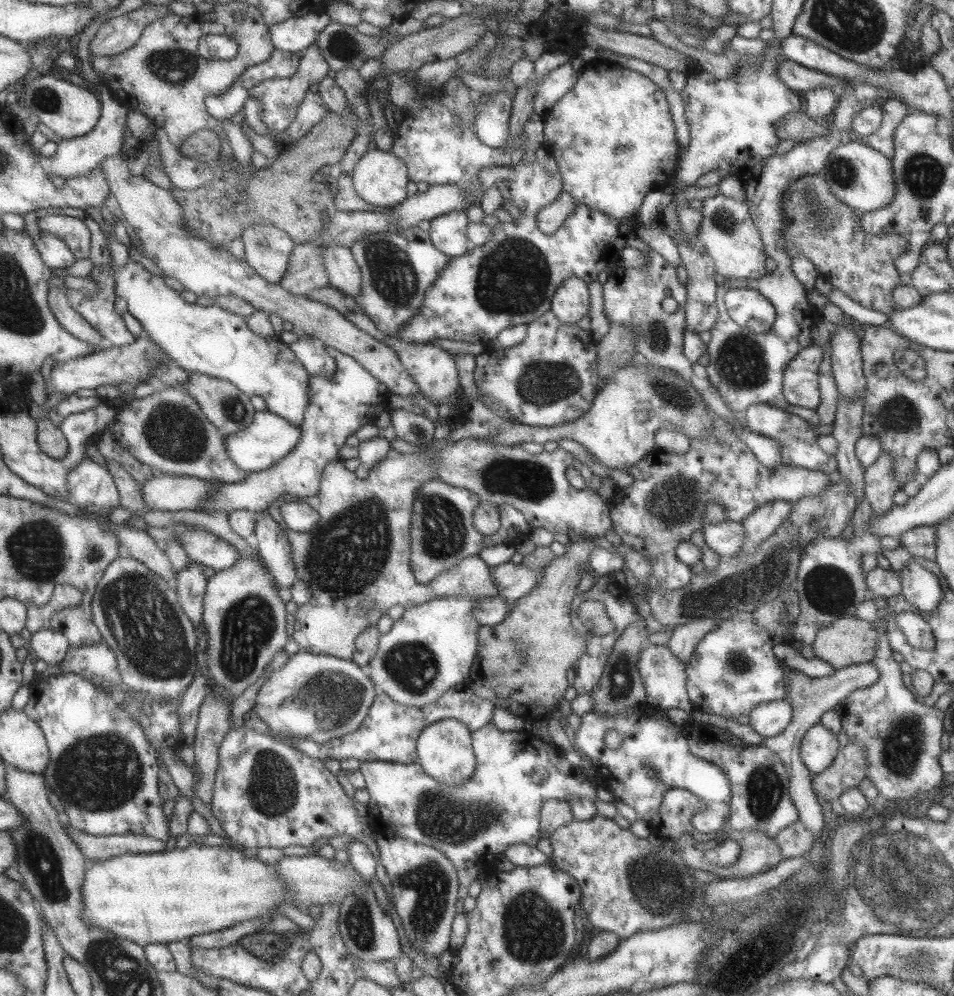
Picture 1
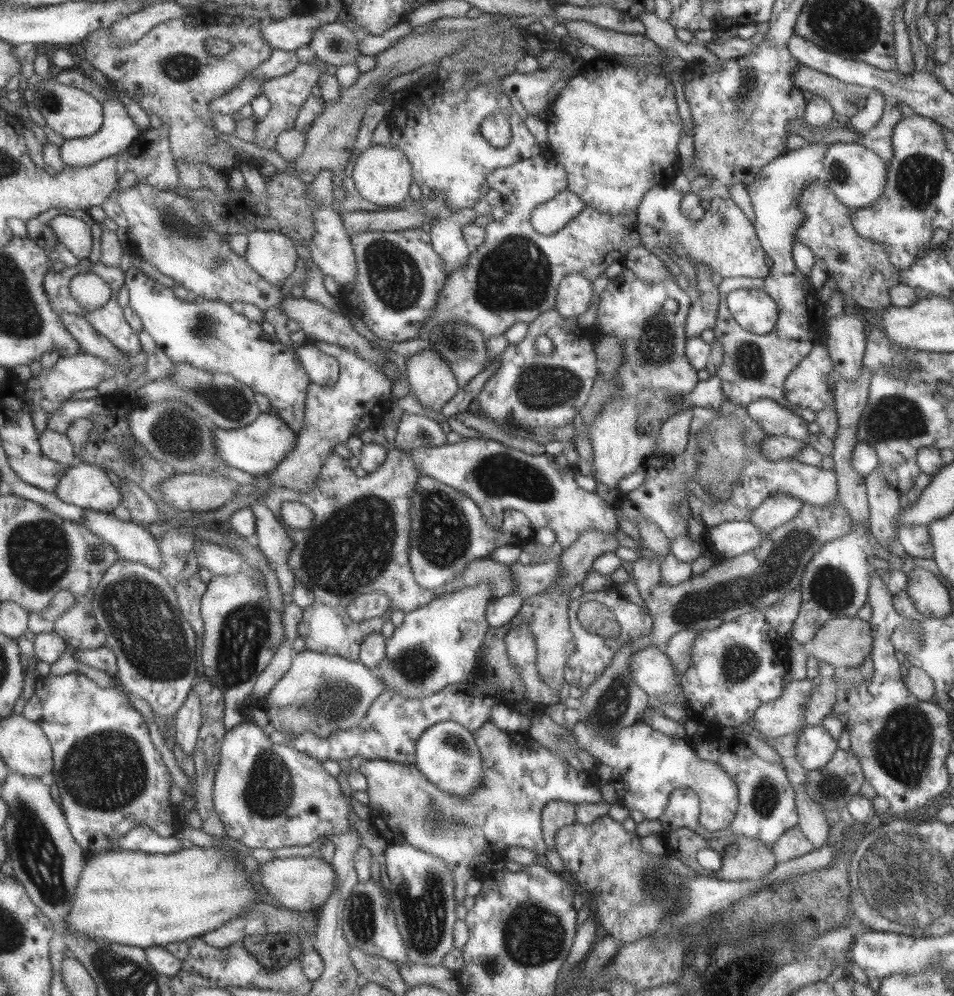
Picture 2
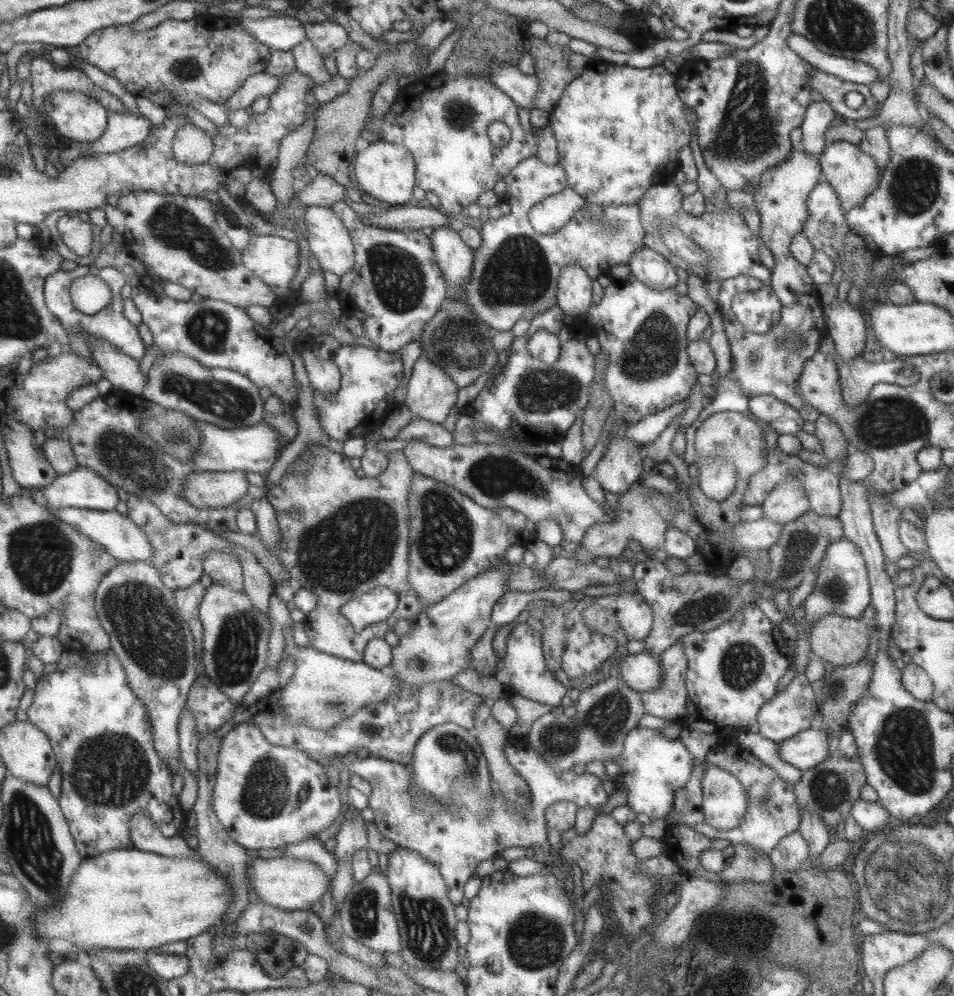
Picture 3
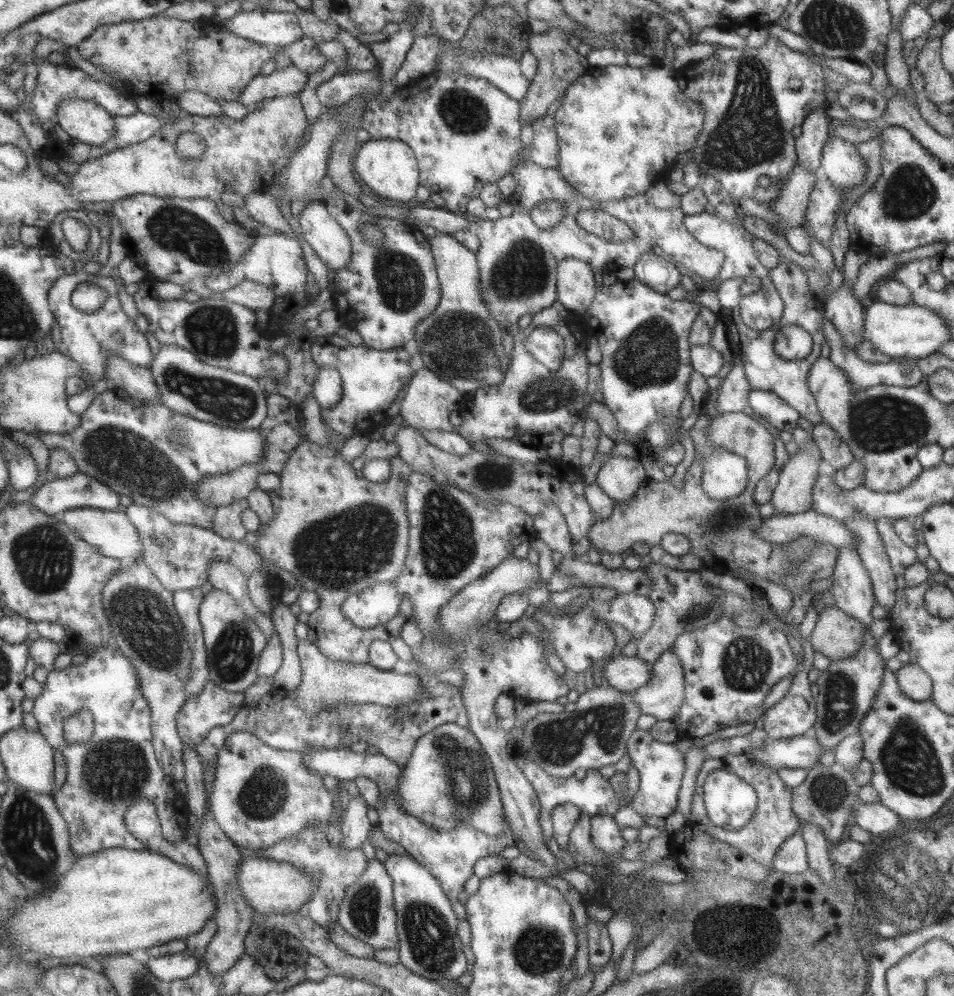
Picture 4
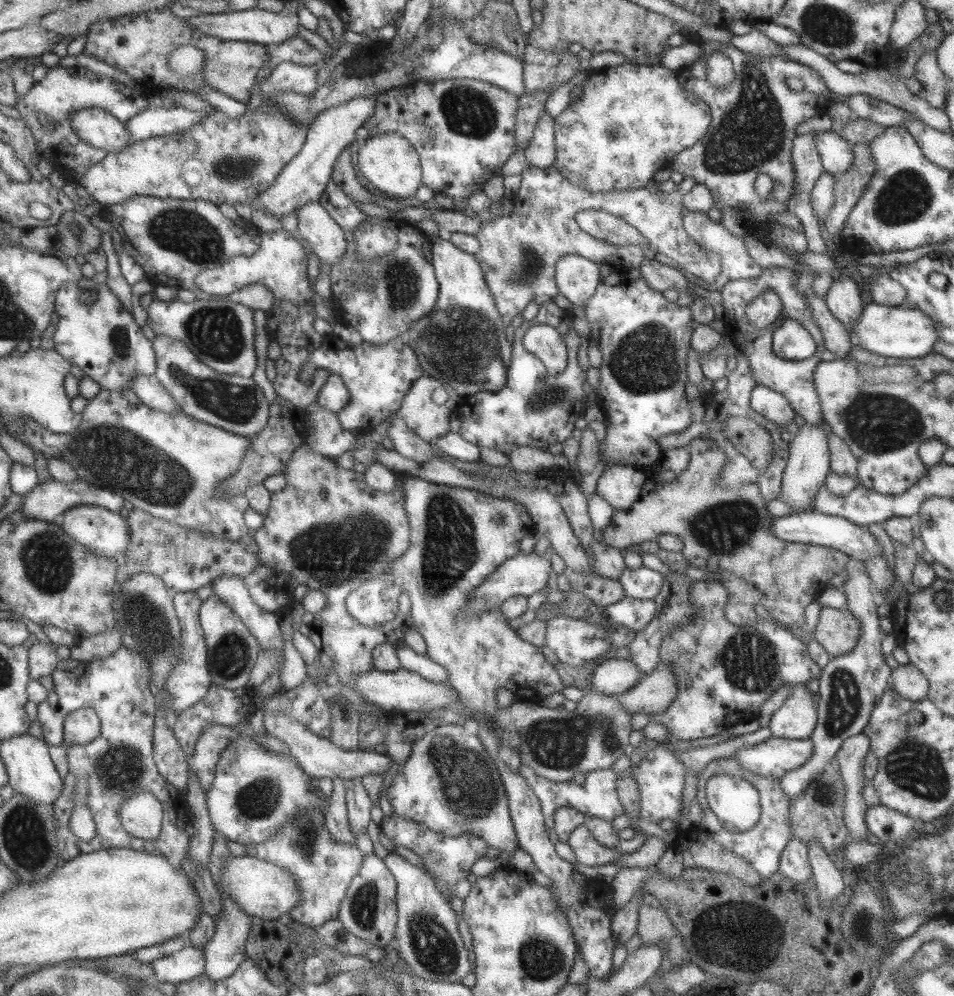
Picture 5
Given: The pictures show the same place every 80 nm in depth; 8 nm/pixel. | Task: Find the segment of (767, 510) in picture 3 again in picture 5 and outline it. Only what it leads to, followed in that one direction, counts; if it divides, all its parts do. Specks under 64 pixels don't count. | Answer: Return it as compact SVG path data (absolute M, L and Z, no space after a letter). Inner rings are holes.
M806 422L800 426L797 436L793 436L788 443L788 461L780 480L778 498L792 508L792 512L794 510L805 511L808 508L808 504L814 500L817 489L823 484L830 470L825 429L828 429L825 422L819 424Z

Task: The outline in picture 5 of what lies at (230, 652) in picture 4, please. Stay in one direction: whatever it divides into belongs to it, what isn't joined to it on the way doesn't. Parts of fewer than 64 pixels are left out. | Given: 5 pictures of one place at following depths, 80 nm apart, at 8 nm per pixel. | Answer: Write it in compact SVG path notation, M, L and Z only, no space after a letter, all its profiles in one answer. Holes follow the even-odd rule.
M211 594L201 601L198 619L206 642L206 661L211 682L227 690L246 687L249 672L251 672L256 656L261 649L258 640L253 638L249 629L231 610L231 607L215 594Z

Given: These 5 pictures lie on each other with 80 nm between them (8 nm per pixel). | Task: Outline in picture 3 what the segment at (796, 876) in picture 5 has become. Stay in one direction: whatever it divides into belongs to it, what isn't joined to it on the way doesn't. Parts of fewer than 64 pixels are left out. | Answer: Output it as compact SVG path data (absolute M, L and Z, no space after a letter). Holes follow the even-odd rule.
M794 830L779 840L768 857L772 867L781 866L785 871L797 871L803 868L803 862L808 857L808 842L798 830Z

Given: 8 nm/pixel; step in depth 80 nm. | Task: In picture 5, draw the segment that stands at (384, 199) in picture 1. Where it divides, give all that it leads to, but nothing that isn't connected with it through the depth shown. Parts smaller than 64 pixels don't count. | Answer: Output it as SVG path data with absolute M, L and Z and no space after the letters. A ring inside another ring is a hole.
M395 132L367 137L366 141L359 145L357 160L357 170L371 186L402 202L414 196L417 187L422 184L418 154L408 140Z

